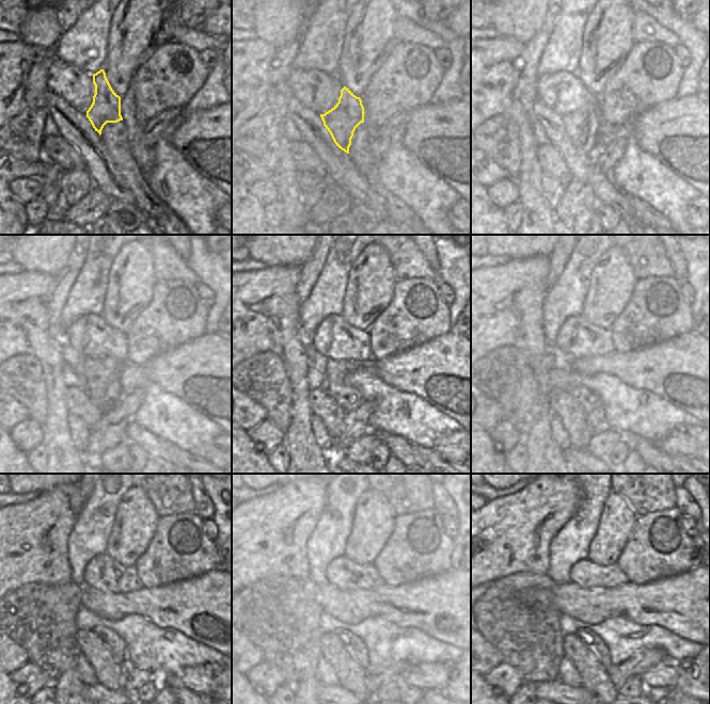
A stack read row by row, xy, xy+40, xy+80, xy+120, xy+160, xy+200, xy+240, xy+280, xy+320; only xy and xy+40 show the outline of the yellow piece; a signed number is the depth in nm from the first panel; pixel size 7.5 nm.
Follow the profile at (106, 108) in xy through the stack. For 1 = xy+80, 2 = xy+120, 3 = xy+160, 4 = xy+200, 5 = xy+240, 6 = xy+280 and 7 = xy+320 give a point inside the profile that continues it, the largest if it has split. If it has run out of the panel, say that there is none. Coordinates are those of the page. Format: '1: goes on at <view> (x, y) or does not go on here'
1: goes on at xy+80 (582, 126)
2: goes on at xy+120 (100, 373)
3: goes on at xy+160 (348, 398)
4: goes on at xy+200 (588, 400)
5: goes on at xy+240 (116, 645)
6: goes on at xy+280 (354, 644)
7: goes on at xy+320 (589, 639)

